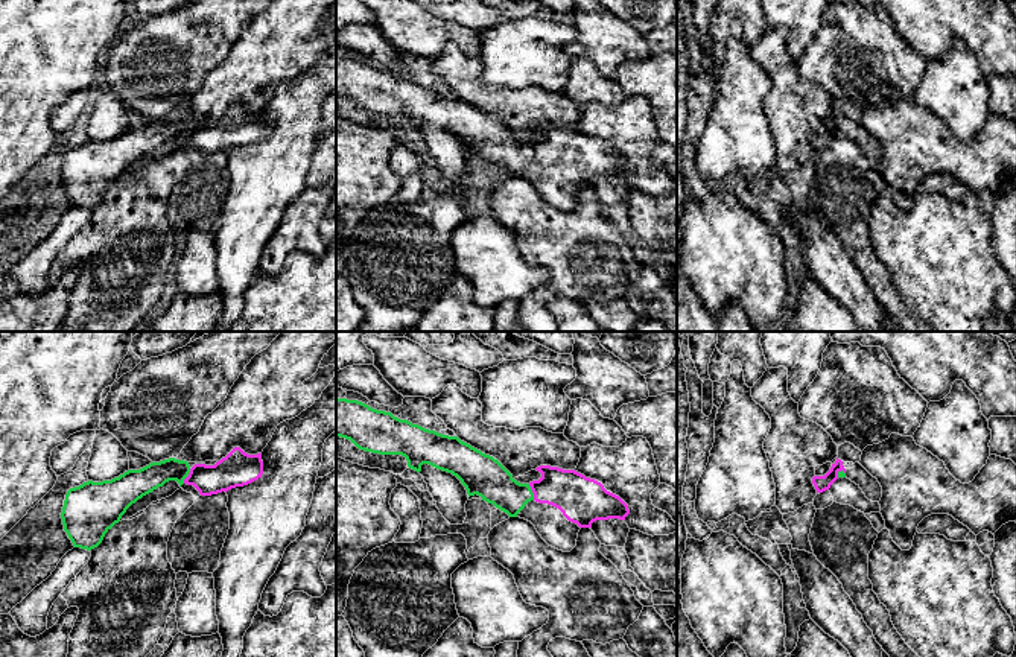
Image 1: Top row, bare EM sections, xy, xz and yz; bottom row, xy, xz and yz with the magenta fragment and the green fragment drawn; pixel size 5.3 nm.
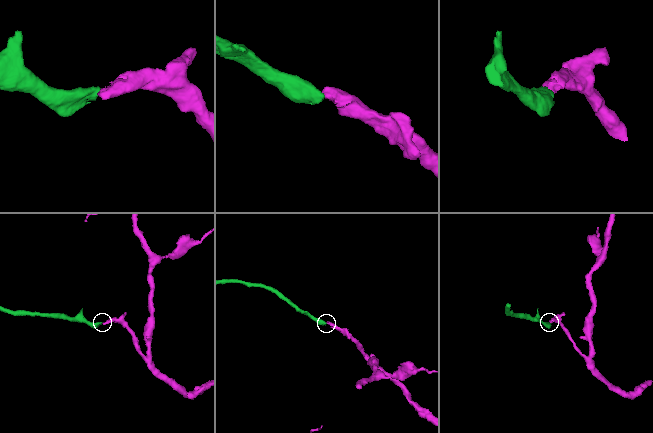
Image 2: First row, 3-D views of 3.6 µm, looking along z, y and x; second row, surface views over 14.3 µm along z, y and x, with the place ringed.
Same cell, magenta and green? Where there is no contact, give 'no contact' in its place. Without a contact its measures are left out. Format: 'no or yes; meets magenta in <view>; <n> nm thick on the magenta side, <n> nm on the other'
yes; meets magenta in xz; 240 nm thick on the magenta side, 200 nm on the other

